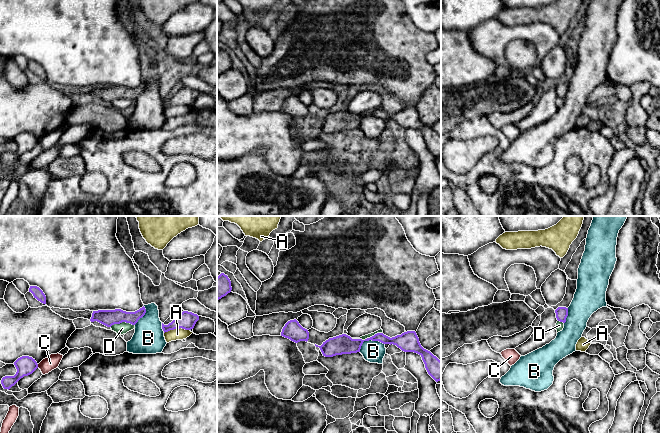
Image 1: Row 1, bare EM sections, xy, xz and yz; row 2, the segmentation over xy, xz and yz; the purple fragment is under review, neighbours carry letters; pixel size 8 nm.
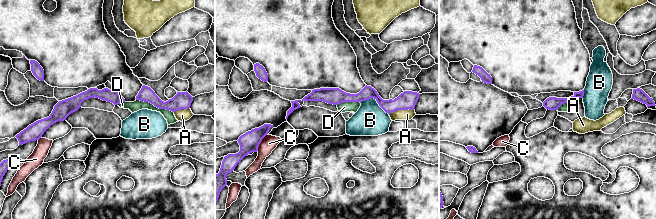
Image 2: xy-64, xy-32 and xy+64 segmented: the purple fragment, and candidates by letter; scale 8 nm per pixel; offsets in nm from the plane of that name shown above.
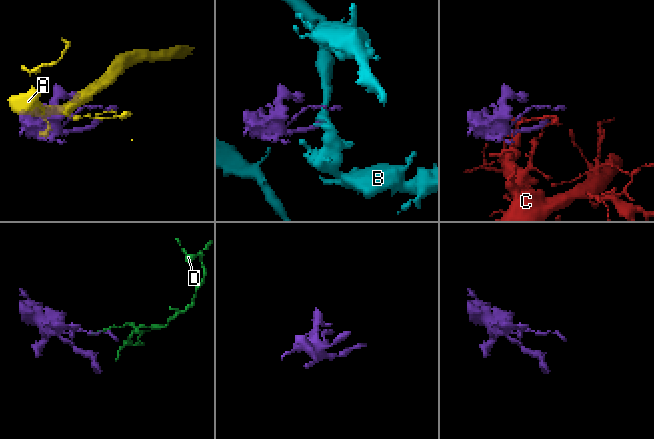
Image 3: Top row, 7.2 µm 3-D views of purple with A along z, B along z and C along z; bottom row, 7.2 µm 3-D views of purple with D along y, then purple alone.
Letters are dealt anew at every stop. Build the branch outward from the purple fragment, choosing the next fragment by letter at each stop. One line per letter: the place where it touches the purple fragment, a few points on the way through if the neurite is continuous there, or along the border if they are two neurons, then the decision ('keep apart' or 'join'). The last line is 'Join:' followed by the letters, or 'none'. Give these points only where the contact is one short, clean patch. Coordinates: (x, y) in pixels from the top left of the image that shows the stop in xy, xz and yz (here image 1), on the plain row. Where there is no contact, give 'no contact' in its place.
A: xy (176, 104) | along xy (189, 105), (174, 104), (164, 109) | keep apart
B: xz (369, 115) | along xz (384, 120), (378, 117), (365, 116), (359, 127) | keep apart
C: xy (37, 142) | along xy (37, 140), (38, 143) | keep apart
D: xz (367, 114) | keep apart
Join: none

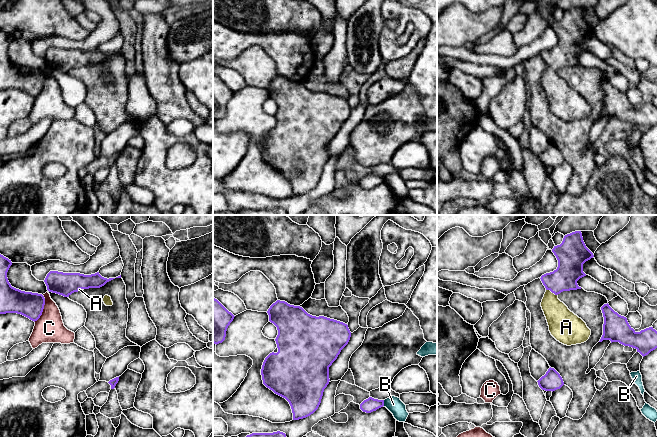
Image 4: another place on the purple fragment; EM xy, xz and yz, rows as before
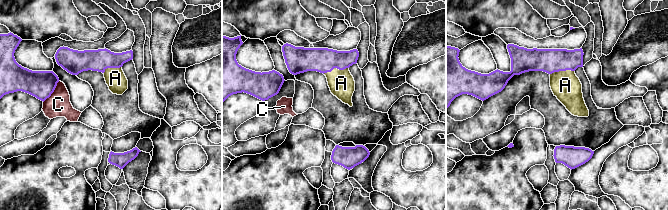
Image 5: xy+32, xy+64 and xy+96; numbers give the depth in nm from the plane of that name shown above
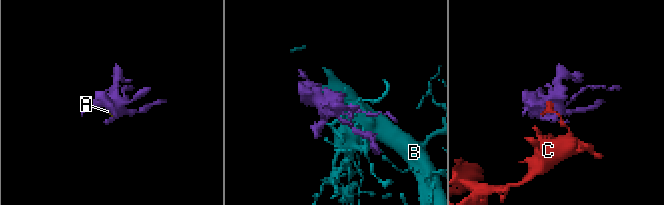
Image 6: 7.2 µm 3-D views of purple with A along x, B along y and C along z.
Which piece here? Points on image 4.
A: yz (552, 68) | across yz (570, 43), (553, 63), (552, 68), (552, 83), (561, 97) | join
B: xz (383, 179) | along xz (383, 176), (384, 181) | keep apart
C: xy (43, 84) | along xy (43, 71), (44, 84), (42, 90), (34, 97) | keep apart
Join: A

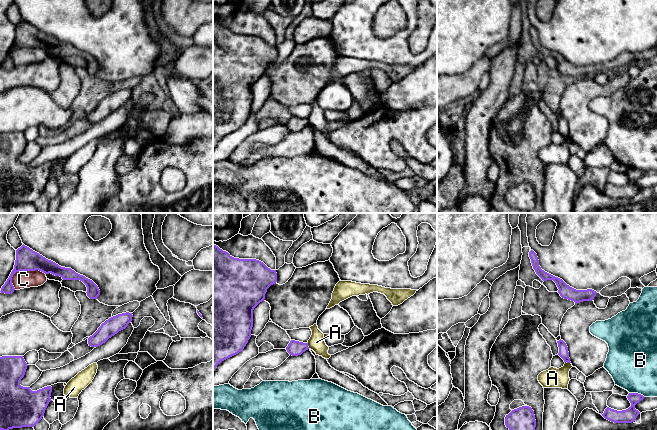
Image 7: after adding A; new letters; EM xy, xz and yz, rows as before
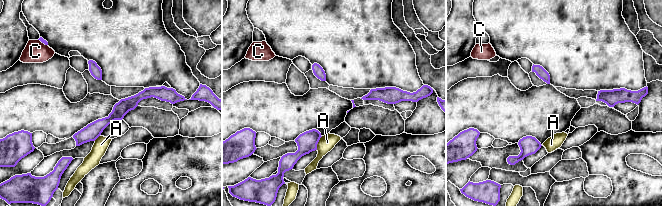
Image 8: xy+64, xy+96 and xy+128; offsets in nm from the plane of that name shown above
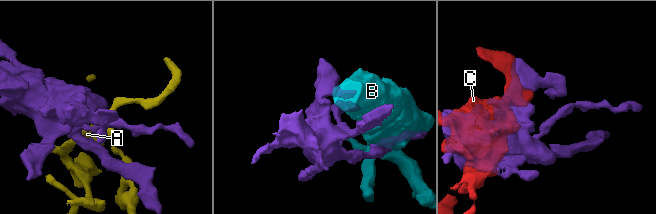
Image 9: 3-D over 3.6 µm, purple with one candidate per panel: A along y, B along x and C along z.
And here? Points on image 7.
A: xz (307, 121) | along xz (307, 118), (309, 124) | keep apart
B: yz (637, 169) | keep apart
C: xy (25, 46) | keep apart
Join: none

